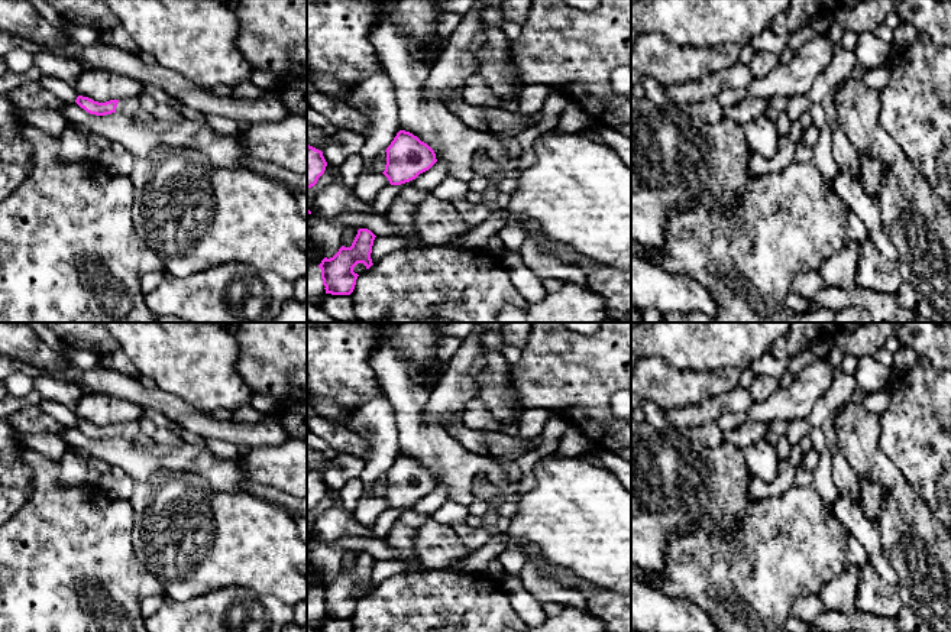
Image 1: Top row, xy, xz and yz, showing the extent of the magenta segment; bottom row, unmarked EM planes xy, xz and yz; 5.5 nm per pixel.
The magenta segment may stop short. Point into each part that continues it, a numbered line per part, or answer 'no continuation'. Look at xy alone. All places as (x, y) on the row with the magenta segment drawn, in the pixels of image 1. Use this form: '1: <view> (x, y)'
1: xy (126, 106)

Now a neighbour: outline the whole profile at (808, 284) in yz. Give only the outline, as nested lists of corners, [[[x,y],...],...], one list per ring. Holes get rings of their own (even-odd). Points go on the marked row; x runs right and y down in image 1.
[[[812,269],[805,270],[795,278],[792,283],[792,292],[802,298],[811,299],[812,296],[824,291],[827,286],[828,285],[818,272],[818,269]]]

